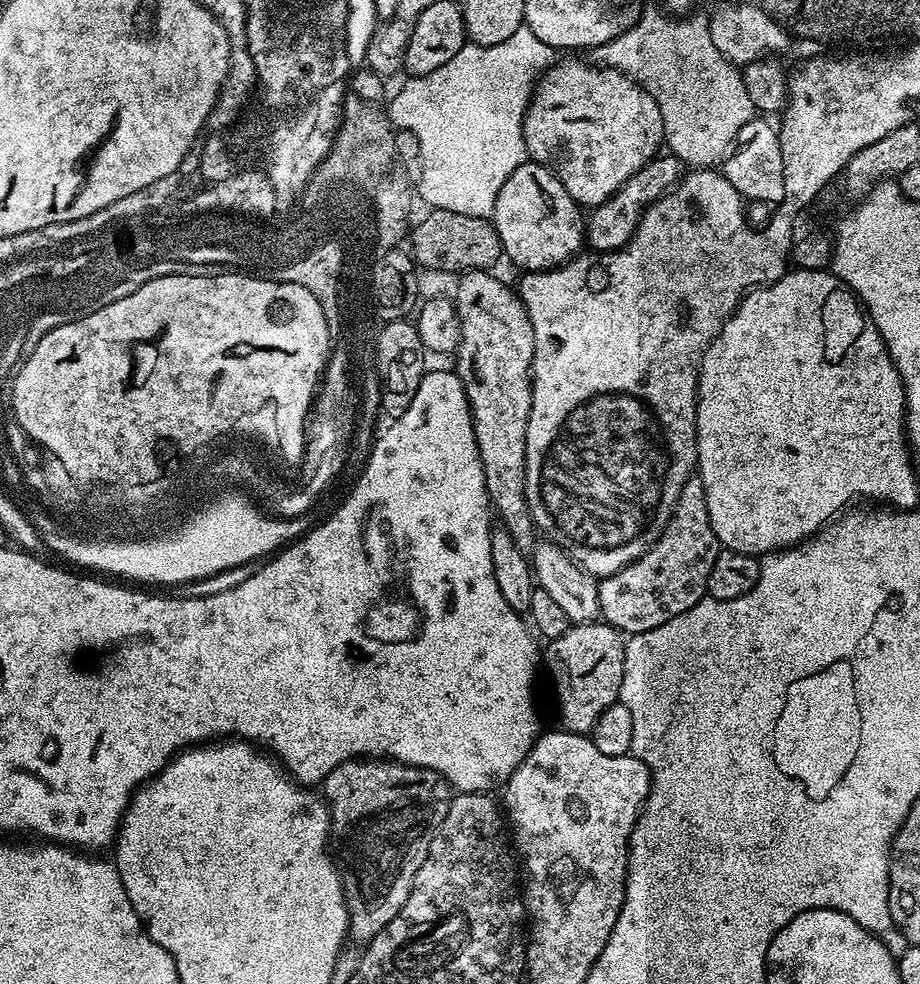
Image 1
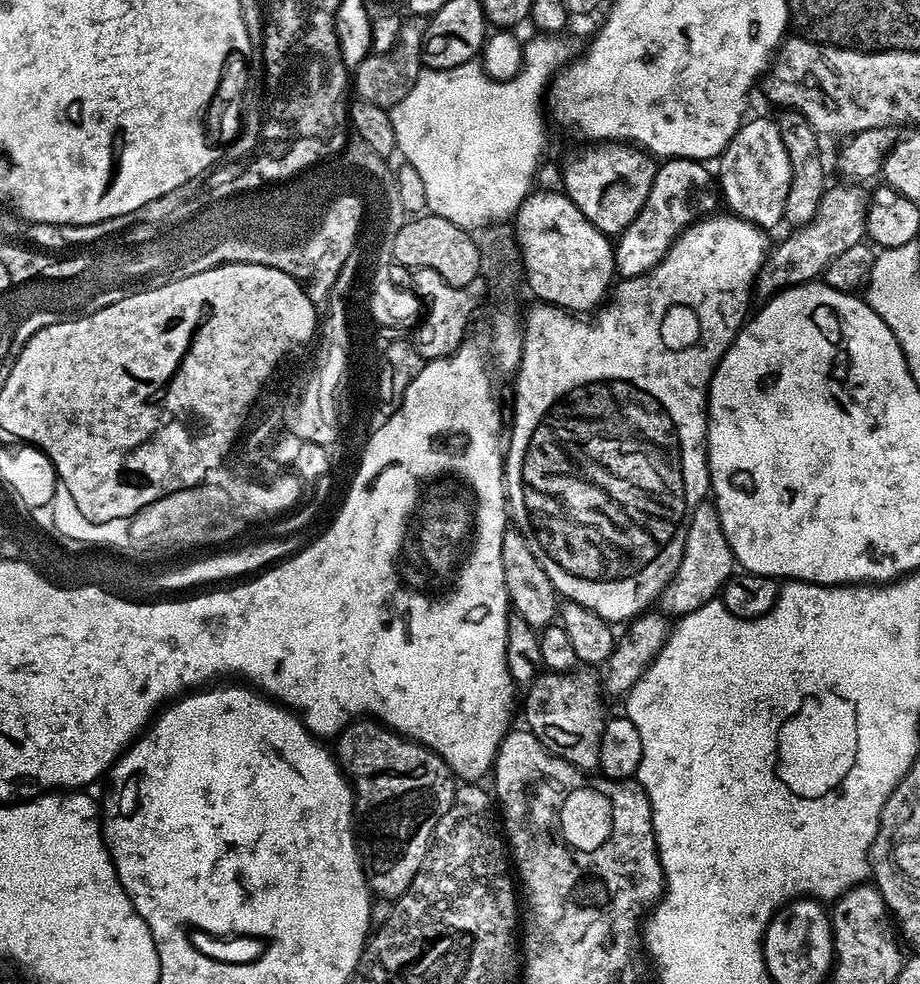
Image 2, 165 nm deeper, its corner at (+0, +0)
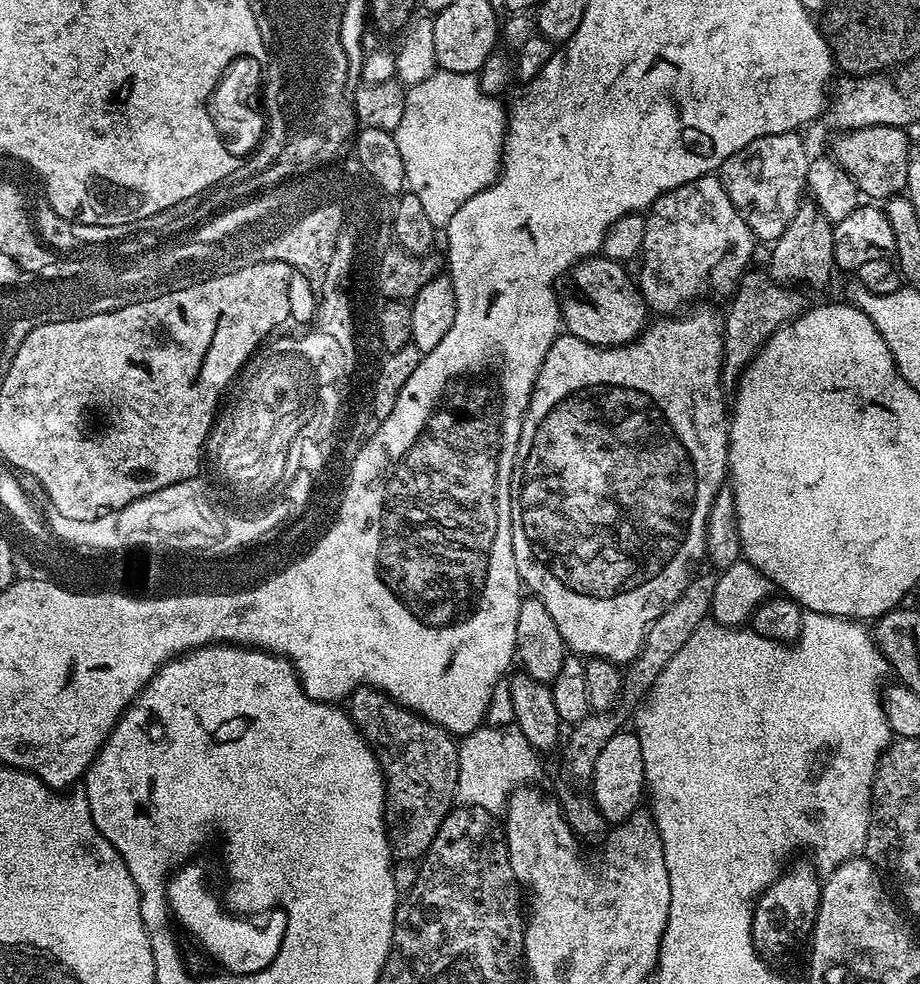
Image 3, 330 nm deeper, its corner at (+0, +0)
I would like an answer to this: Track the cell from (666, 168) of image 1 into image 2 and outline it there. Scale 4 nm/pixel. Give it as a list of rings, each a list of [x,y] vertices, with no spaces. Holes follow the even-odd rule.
[[[665,159],[659,165],[652,179],[650,192],[646,198],[644,205],[638,214],[630,222],[630,226],[626,226],[626,230],[615,237],[614,251],[616,254],[616,271],[625,280],[646,274],[654,266],[660,264],[660,259],[668,252],[670,245],[675,242],[677,236],[684,229],[695,224],[697,220],[715,213],[716,200],[718,204],[718,188],[714,183],[714,176],[708,173],[709,165],[698,160],[674,160]]]

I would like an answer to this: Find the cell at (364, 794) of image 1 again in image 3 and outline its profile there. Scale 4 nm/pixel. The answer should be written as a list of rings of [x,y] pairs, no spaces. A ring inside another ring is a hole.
[[[356,688],[347,697],[346,711],[363,736],[365,744],[372,749],[372,755],[384,776],[384,829],[388,844],[397,861],[419,861],[434,842],[442,822],[452,811],[456,800],[456,783],[460,769],[460,749],[452,733],[439,724],[431,724],[425,716],[404,708],[380,688]]]

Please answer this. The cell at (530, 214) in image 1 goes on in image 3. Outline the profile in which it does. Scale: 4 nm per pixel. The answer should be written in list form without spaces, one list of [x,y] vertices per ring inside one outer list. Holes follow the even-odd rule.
[[[597,254],[581,260],[571,269],[572,293],[562,300],[562,324],[571,335],[600,348],[614,348],[631,344],[644,331],[650,309],[644,303],[644,295],[640,293],[633,273],[631,276],[624,268],[627,267],[621,261]]]

